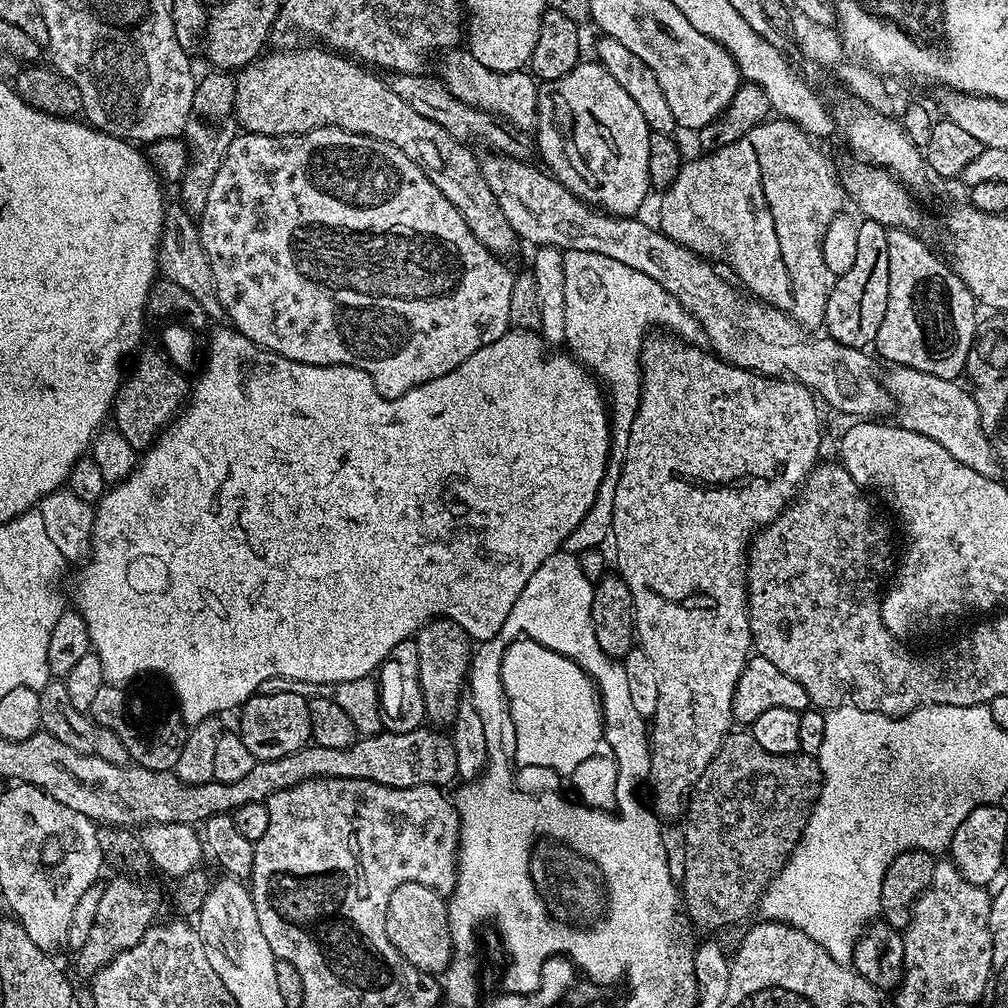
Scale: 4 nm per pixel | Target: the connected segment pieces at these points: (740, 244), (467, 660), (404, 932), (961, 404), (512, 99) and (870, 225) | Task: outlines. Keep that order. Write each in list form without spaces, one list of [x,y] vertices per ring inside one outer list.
[[[730,142],[714,152],[700,154],[697,160],[689,164],[688,161],[681,163],[678,178],[659,199],[658,227],[665,236],[677,240],[697,256],[721,260],[736,268],[737,276],[744,280],[743,287],[754,294],[757,301],[771,305],[776,310],[790,308],[789,278],[784,264],[780,264],[780,248],[776,248],[776,238],[772,236],[772,220],[768,220],[764,196],[760,196],[760,172],[756,172],[756,156],[752,156],[752,148],[748,148],[748,144]]]
[[[435,617],[415,633],[418,646],[419,684],[425,717],[434,724],[451,723],[459,708],[460,688],[466,682],[472,661],[471,637],[448,617]]]
[[[416,882],[396,886],[387,899],[386,934],[395,949],[420,972],[440,974],[452,963],[452,935],[445,905],[432,901],[434,893],[433,888]]]
[[[892,366],[887,370],[888,373],[883,373],[882,383],[888,389],[889,396],[892,397],[895,411],[900,411],[899,427],[908,428],[911,432],[917,432],[934,442],[938,442],[938,446],[942,446],[955,460],[962,462],[962,466],[970,466],[970,470],[974,470],[991,480],[1001,479],[1000,464],[992,455],[992,447],[980,425],[976,400],[967,387],[959,388],[959,383],[956,380],[938,378],[934,374],[922,374],[922,370],[914,370],[913,368]]]
[[[462,52],[448,55],[448,64],[444,65],[444,72],[440,75],[444,85],[462,102],[474,106],[483,112],[499,116],[501,120],[512,125],[517,130],[535,129],[538,123],[536,110],[536,94],[538,84],[527,71],[499,72],[490,70],[478,62],[478,58],[468,59]]]
[[[867,218],[861,219],[858,226],[858,250],[854,254],[854,266],[839,273],[828,289],[823,322],[827,335],[839,344],[867,349],[875,341],[878,326],[882,326],[882,318],[886,318],[886,302],[889,294],[888,228]]]

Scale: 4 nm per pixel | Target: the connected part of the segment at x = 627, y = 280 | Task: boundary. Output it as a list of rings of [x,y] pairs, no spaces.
[[[564,252],[564,273],[566,274],[566,338],[564,344],[567,351],[587,371],[596,377],[602,385],[602,391],[606,397],[608,409],[608,427],[610,429],[610,443],[608,446],[608,465],[604,470],[596,497],[590,510],[574,530],[564,539],[563,551],[579,554],[591,548],[600,548],[603,540],[609,539],[614,518],[614,490],[618,486],[620,471],[626,458],[626,446],[630,442],[630,426],[634,426],[634,414],[638,414],[640,405],[640,351],[644,349],[644,341],[649,335],[651,324],[665,324],[677,337],[685,341],[695,341],[695,336],[701,335],[700,326],[696,319],[686,311],[654,278],[646,278],[642,270],[630,270],[630,266],[622,262],[614,262],[614,258],[606,258],[606,254],[594,254],[593,252]]]

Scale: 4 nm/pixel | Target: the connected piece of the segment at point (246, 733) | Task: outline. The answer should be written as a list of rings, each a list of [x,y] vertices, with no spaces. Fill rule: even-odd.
[[[287,692],[286,694],[257,694],[240,705],[238,731],[242,742],[246,742],[250,754],[254,754],[257,762],[294,754],[294,750],[303,748],[311,741],[308,702],[307,696]]]

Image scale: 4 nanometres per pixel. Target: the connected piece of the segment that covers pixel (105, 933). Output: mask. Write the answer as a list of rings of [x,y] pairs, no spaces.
[[[120,874],[117,880],[107,881],[102,890],[102,899],[98,901],[98,914],[94,926],[90,926],[90,938],[75,953],[76,972],[85,978],[96,975],[108,965],[122,950],[134,946],[148,928],[157,919],[156,907],[160,904],[160,892],[156,888],[147,888],[140,878],[129,878]]]

